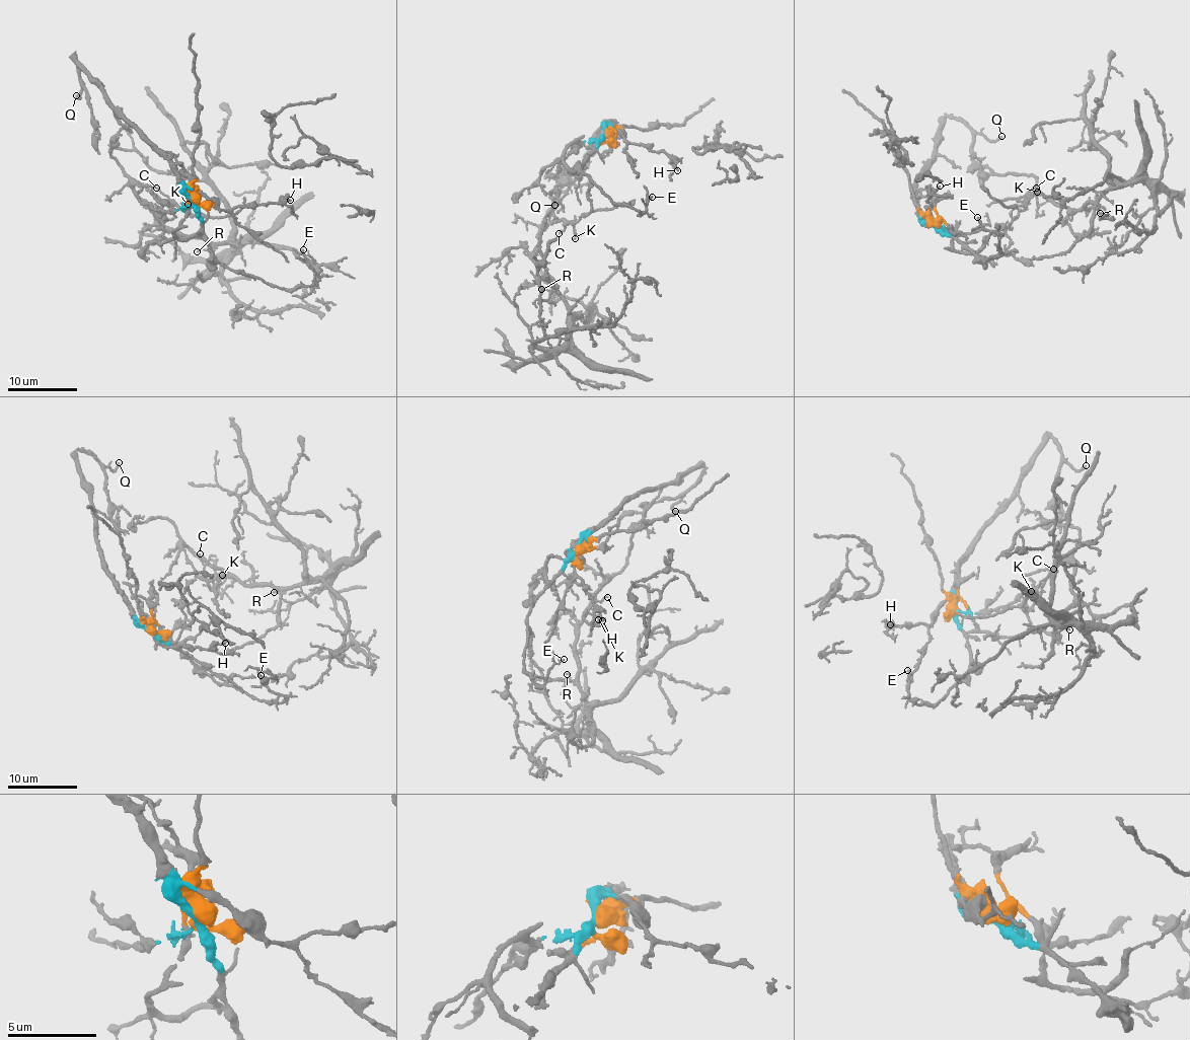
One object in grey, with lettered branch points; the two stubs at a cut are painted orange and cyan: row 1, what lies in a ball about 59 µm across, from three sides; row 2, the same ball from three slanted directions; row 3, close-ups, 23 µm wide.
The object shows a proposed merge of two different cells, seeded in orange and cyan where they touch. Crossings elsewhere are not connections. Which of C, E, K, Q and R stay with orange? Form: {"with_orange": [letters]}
{"with_orange": ["C", "K", "R"]}

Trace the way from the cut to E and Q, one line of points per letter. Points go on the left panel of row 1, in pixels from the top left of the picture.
E: (193, 201), (215, 258), (227, 268), (250, 274), (281, 288), (307, 287), (317, 278), (303, 249)
Q: (193, 201), (171, 161), (113, 105), (103, 86), (74, 57), (82, 80), (79, 95), (76, 95)

